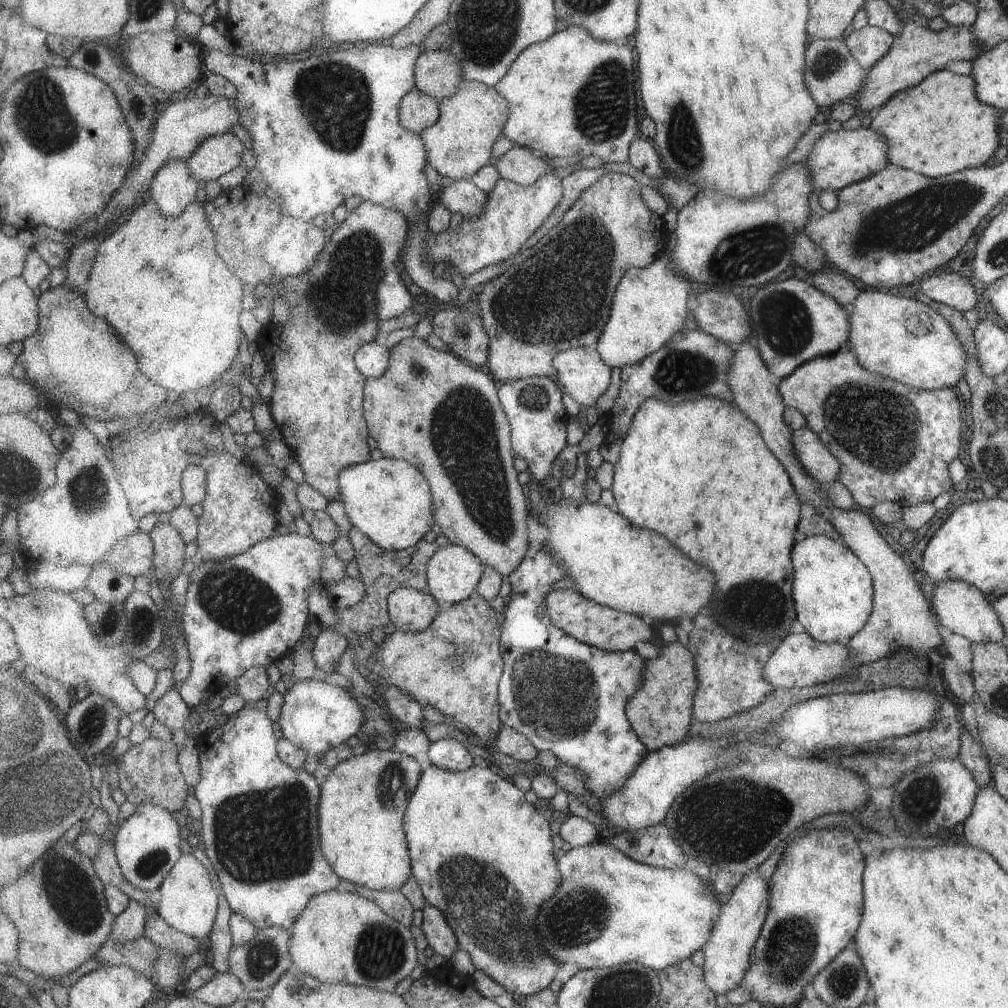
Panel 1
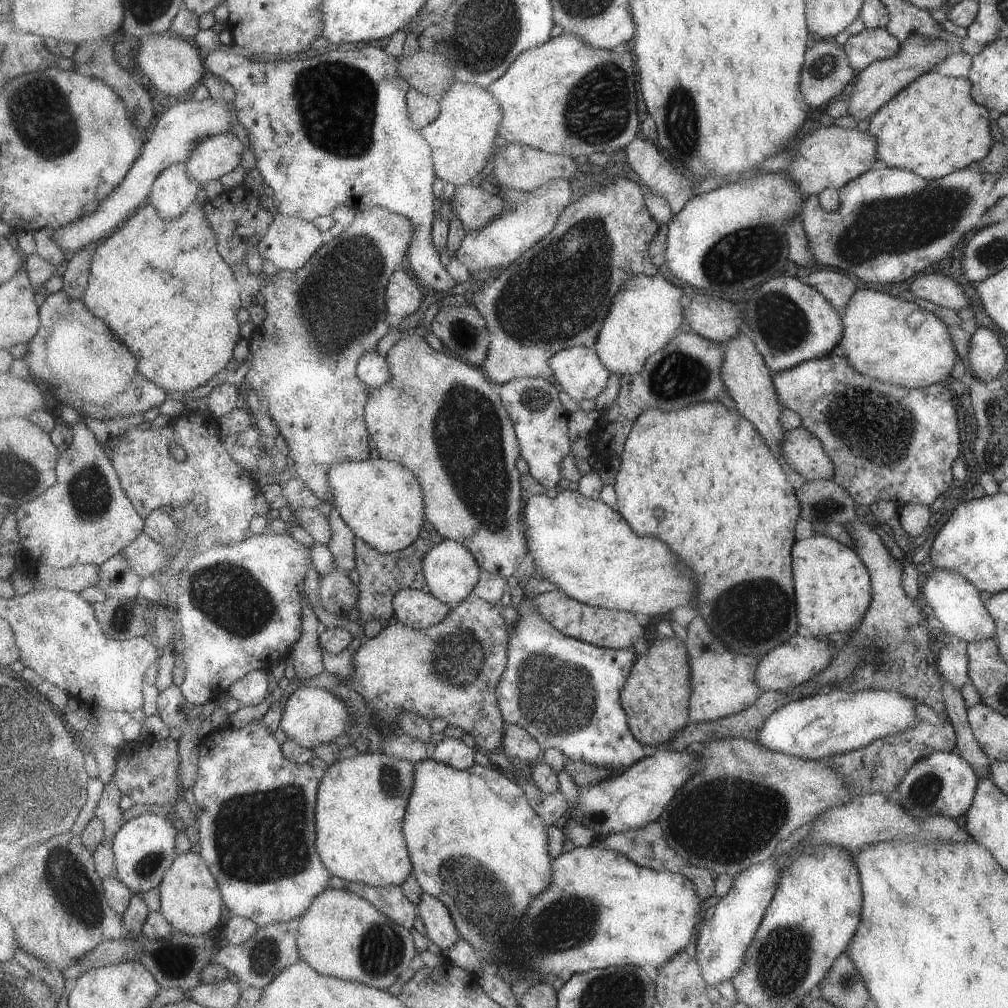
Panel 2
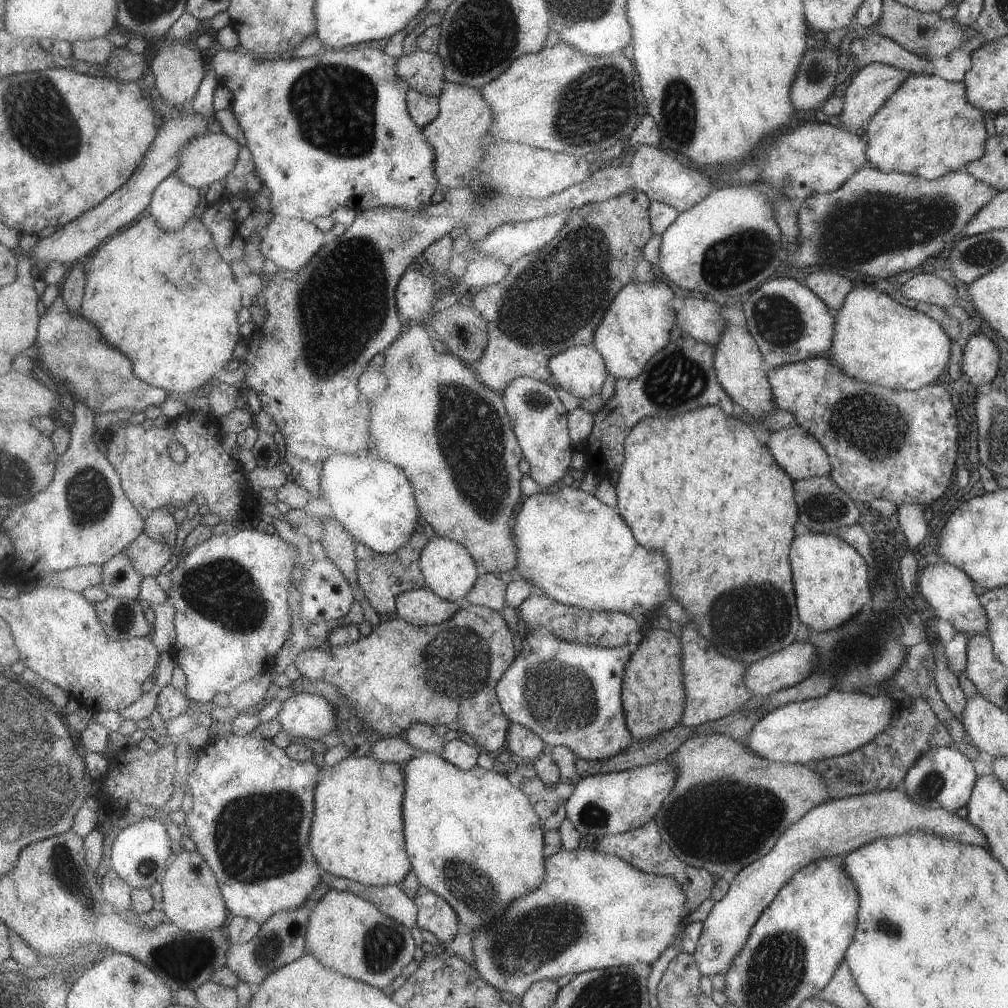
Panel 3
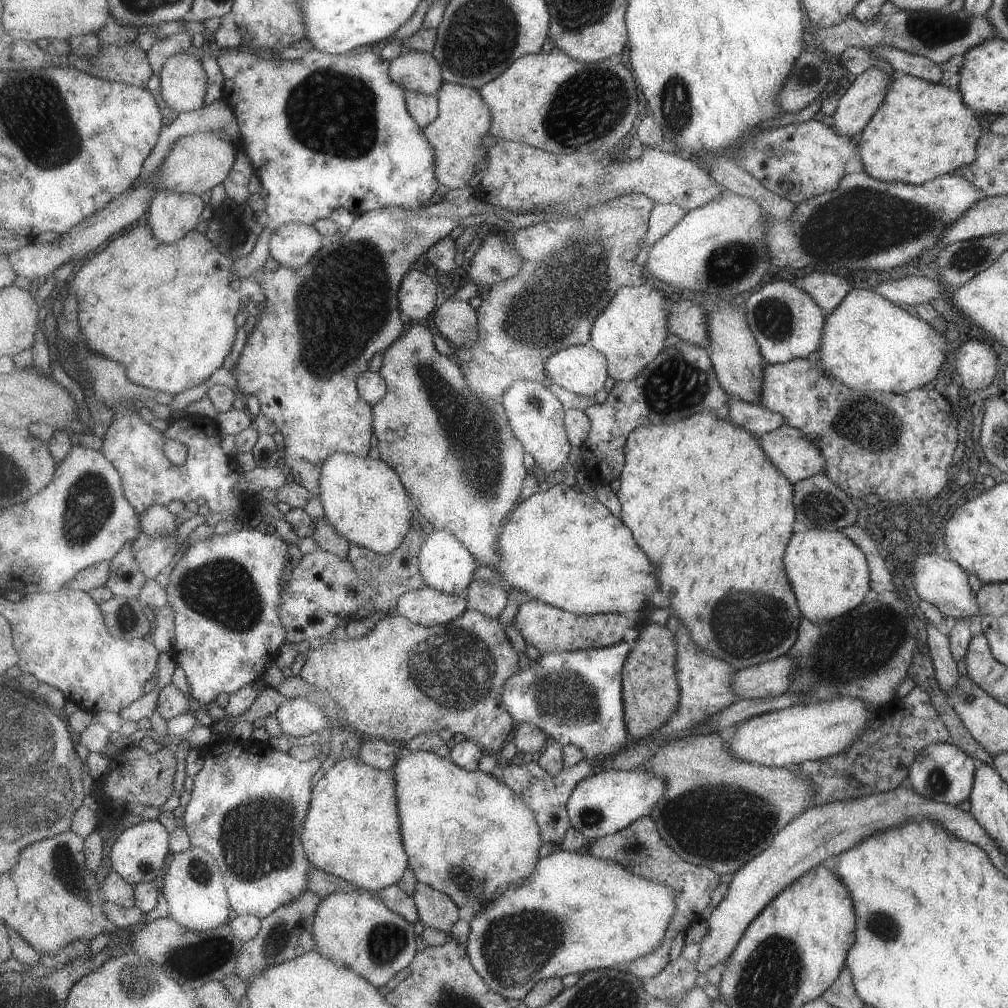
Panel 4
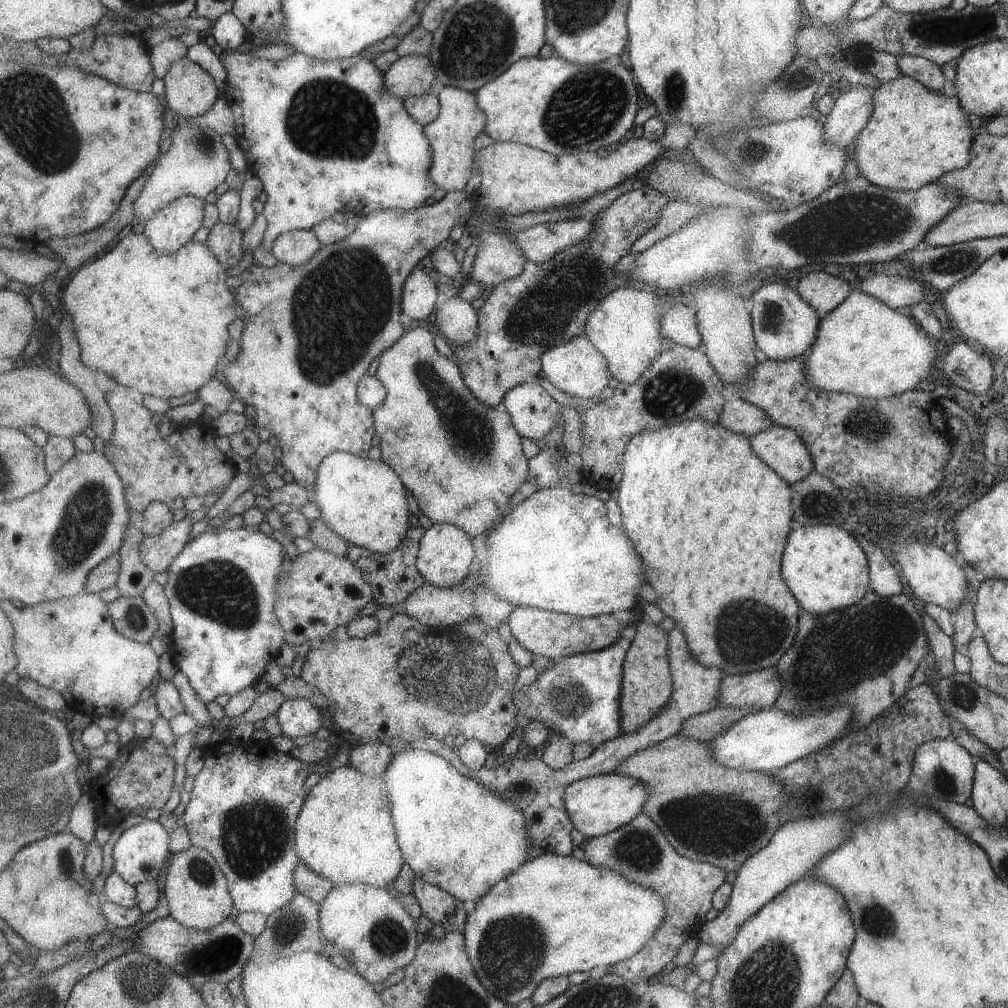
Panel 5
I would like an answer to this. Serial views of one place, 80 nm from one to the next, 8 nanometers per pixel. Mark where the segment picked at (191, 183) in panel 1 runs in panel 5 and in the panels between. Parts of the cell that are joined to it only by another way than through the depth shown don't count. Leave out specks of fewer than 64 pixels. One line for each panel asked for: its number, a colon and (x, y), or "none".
2: (174, 193)
3: (174, 202)
4: (172, 215)
5: (173, 226)

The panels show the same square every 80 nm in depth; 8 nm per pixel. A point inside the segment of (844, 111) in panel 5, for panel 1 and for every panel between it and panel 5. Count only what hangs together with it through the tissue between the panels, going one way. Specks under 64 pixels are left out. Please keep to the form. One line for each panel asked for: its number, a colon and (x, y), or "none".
1: (916, 52)
2: (882, 80)
3: (867, 91)
4: (862, 98)

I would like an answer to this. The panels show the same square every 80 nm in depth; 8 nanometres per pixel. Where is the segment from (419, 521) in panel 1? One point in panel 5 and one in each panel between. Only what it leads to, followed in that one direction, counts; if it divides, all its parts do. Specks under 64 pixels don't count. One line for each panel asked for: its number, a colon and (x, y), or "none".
2: (381, 501)
3: (374, 500)
4: (365, 498)
5: (365, 501)

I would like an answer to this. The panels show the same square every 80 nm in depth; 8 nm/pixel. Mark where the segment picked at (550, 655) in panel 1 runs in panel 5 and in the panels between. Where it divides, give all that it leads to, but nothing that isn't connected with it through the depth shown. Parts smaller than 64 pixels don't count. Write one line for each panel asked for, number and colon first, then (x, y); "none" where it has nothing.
2: (568, 693)
3: (569, 693)
4: (577, 697)
5: (580, 696)

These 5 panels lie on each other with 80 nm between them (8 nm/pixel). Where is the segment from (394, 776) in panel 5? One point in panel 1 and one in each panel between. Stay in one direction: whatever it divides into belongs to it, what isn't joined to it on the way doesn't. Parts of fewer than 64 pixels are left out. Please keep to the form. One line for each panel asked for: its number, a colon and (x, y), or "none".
1: (462, 826)
2: (458, 822)
3: (474, 838)
4: (468, 834)

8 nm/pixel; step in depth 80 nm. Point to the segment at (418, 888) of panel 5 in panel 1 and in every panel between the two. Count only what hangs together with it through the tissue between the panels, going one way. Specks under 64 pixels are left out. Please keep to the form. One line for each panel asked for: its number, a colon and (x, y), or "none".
1: (441, 938)
2: (438, 921)
3: (435, 914)
4: (436, 910)

